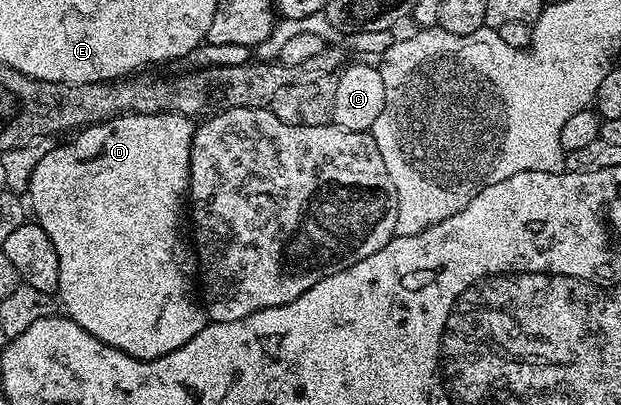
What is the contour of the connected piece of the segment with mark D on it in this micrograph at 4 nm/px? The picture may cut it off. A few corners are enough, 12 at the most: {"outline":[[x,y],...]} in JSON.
{"outline":[[194,120],[46,150],[64,314],[136,359],[207,322],[181,240]]}

